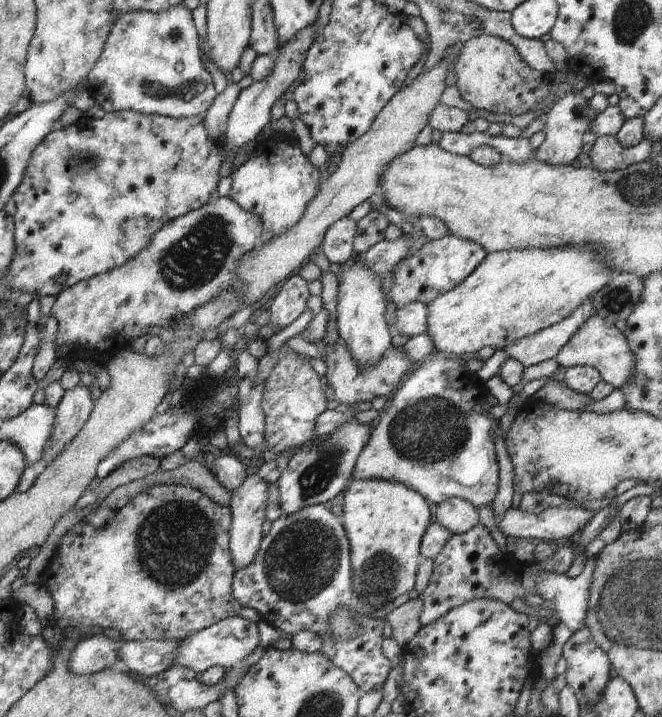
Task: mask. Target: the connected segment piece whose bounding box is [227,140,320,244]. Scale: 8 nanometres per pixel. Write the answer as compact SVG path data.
M275 140L274 152L255 152L244 164L233 170L230 197L240 208L258 215L263 224L260 244L288 232L302 218L308 203L318 194L320 171L302 150L288 142Z

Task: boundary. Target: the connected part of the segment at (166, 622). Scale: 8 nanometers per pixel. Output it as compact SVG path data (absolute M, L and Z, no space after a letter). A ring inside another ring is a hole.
M156 485L148 488L144 493L136 495L128 501L126 506L115 512L114 519L104 527L95 528L88 522L77 522L68 532L60 538L60 545L54 551L47 569L43 572L42 583L50 591L53 598L52 626L56 628L114 628L120 632L120 639L142 641L147 638L167 638L183 640L188 635L216 624L222 619L238 617L243 606L233 597L232 583L235 573L229 551L229 530L231 527L231 510L222 504L216 504L208 495L201 490L188 485Z

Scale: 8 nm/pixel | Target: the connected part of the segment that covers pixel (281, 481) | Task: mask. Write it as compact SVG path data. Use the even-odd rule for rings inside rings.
M356 418L344 422L333 433L327 434L322 442L304 445L293 452L288 467L277 480L283 514L291 515L310 505L323 505L336 498L349 487L353 472L362 449L368 444L375 423L360 423Z

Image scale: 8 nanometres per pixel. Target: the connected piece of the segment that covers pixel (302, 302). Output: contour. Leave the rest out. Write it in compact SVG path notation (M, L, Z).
M299 274L290 275L281 283L280 292L276 294L269 308L269 322L276 326L277 333L290 326L306 310L306 301L310 298L308 284Z

